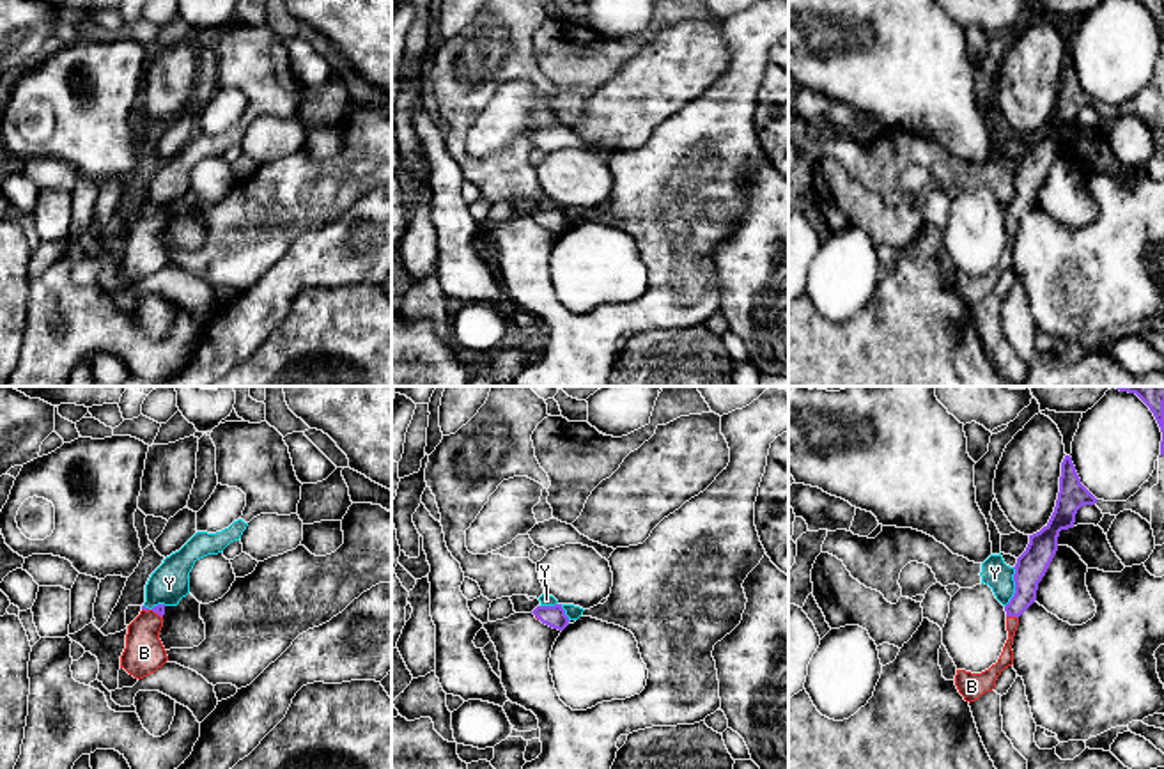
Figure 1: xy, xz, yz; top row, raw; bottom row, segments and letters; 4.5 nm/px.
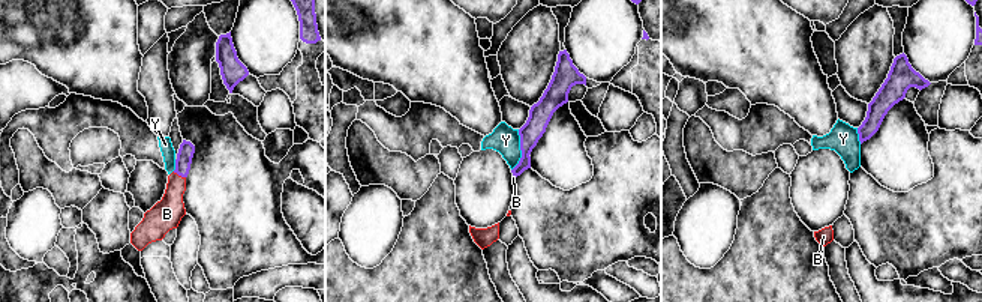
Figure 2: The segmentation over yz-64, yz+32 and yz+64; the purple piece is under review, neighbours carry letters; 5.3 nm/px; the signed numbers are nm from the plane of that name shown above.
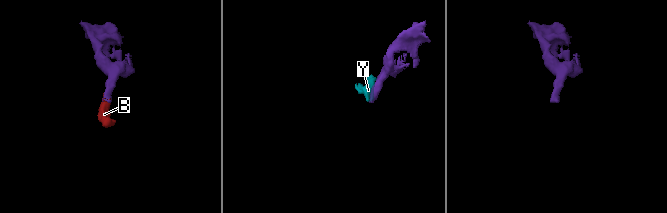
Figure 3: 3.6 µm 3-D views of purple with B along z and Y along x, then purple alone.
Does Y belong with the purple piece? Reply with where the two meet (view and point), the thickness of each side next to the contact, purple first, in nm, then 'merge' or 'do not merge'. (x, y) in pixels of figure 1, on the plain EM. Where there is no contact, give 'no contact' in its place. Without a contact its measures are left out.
yz (1016, 190) | 140/130 nm | do not merge

